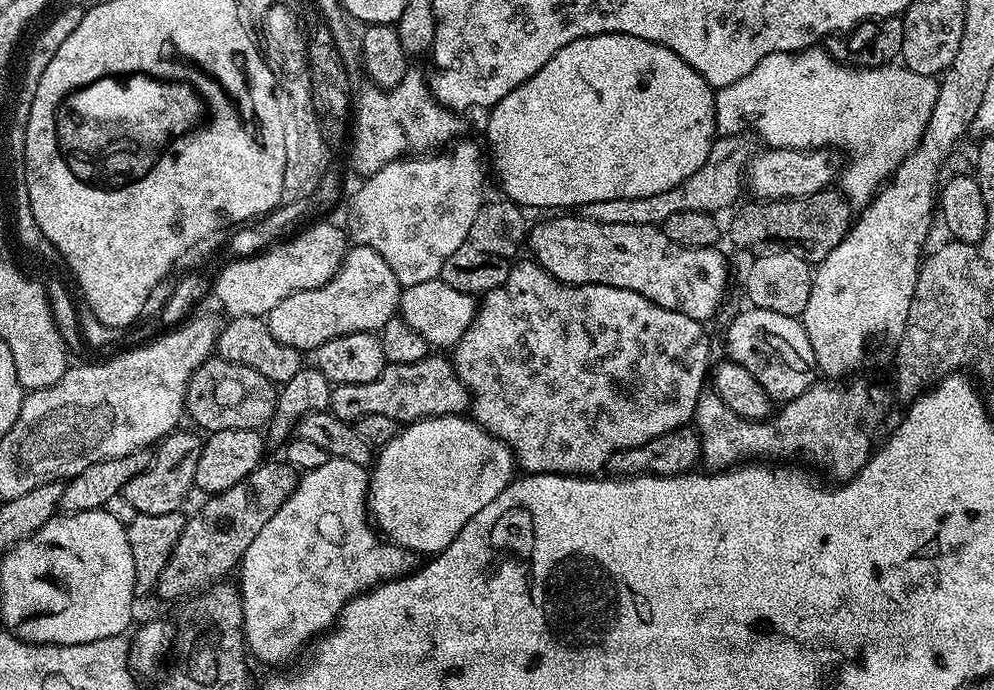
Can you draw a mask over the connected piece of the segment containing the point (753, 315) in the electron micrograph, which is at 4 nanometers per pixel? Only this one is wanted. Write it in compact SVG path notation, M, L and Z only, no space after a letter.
M745 307L745 312L737 311L731 322L726 325L728 332L724 336L724 344L728 347L727 359L734 361L738 366L746 366L750 374L765 390L769 397L776 402L787 402L793 400L798 394L805 392L814 382L814 369L816 359L810 346L810 338L806 334L803 323L795 316L786 314L774 314L774 310L762 310L761 308Z

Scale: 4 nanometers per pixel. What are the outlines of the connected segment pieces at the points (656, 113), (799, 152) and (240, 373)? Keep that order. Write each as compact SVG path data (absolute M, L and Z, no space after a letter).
M598 34L583 36L558 50L538 74L526 78L522 86L510 90L506 98L498 101L487 113L488 116L488 148L492 151L492 164L496 167L496 176L500 179L500 188L505 197L521 209L556 208L552 210L580 210L590 202L610 202L610 198L650 198L650 194L662 194L662 190L670 190L678 186L706 158L712 149L712 141L717 139L716 130L716 98L714 89L691 68L674 50L661 44L650 42L646 38L634 38L630 34Z
M769 148L757 151L748 161L746 188L753 192L757 201L793 200L799 196L809 196L823 192L836 176L835 151L828 148Z
M213 355L203 360L192 371L188 393L184 399L186 416L197 424L195 425L197 429L205 428L205 433L208 434L218 430L246 430L247 428L260 430L267 425L274 414L277 395L277 385L271 380L262 378L258 370L250 370L250 366L235 364Z

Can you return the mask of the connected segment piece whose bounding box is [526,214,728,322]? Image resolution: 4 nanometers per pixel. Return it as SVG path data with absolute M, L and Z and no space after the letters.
M556 214L553 220L544 220L541 224L533 223L526 237L526 248L531 259L542 265L551 276L558 278L564 284L601 284L602 286L618 286L622 290L634 290L634 294L642 294L650 298L658 306L666 310L674 310L678 314L686 314L686 318L694 318L701 322L708 322L708 319L715 317L725 303L724 291L728 288L728 260L719 252L719 247L710 248L680 248L659 227L650 224L607 224L606 222L594 222L584 219L580 214Z

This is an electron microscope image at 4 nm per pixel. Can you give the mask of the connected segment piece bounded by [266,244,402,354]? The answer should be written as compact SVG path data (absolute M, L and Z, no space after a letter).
M358 244L349 247L345 252L344 261L340 263L339 270L328 279L328 283L323 284L321 288L292 292L290 298L282 298L282 302L278 302L278 306L274 306L274 310L268 312L266 319L268 327L273 330L292 328L292 347L297 348L302 354L312 354L318 346L322 346L322 342L335 336L355 332L379 333L380 329L386 326L386 322L390 322L390 318L397 315L401 291L402 285L398 278L394 278L394 270L386 266L386 260L374 250Z

